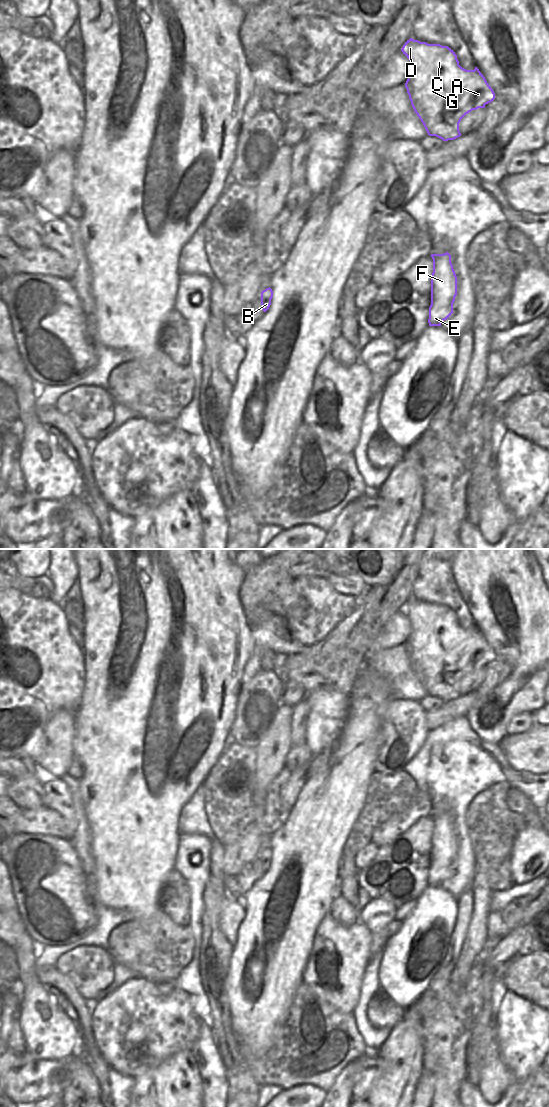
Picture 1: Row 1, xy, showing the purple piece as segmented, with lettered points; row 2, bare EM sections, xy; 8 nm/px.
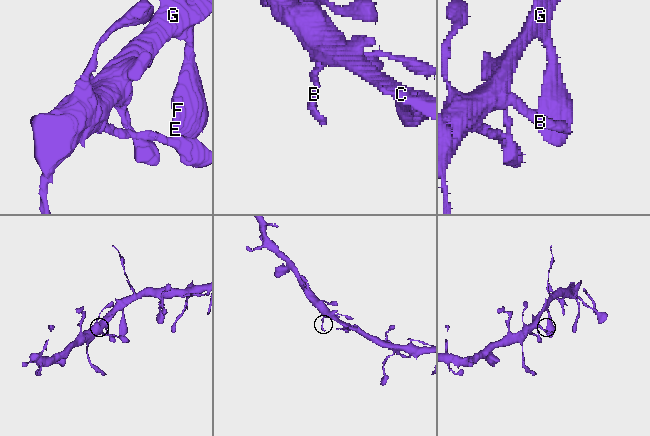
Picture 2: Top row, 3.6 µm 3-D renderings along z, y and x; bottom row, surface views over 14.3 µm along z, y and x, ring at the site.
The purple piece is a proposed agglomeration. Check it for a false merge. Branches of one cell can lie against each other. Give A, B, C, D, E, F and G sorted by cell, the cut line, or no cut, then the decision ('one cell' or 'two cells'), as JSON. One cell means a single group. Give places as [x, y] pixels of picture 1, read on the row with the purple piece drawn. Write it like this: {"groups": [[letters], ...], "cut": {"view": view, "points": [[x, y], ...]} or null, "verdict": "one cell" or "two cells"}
{"groups": [["A", "B", "C", "D", "E", "F", "G"]], "cut": null, "verdict": "one cell"}

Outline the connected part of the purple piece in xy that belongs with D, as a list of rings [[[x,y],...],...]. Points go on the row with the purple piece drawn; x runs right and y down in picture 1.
[[[410,38],[401,51],[411,63],[405,87],[429,136],[443,141],[460,137],[461,119],[495,99],[479,69],[462,68],[448,46]]]

